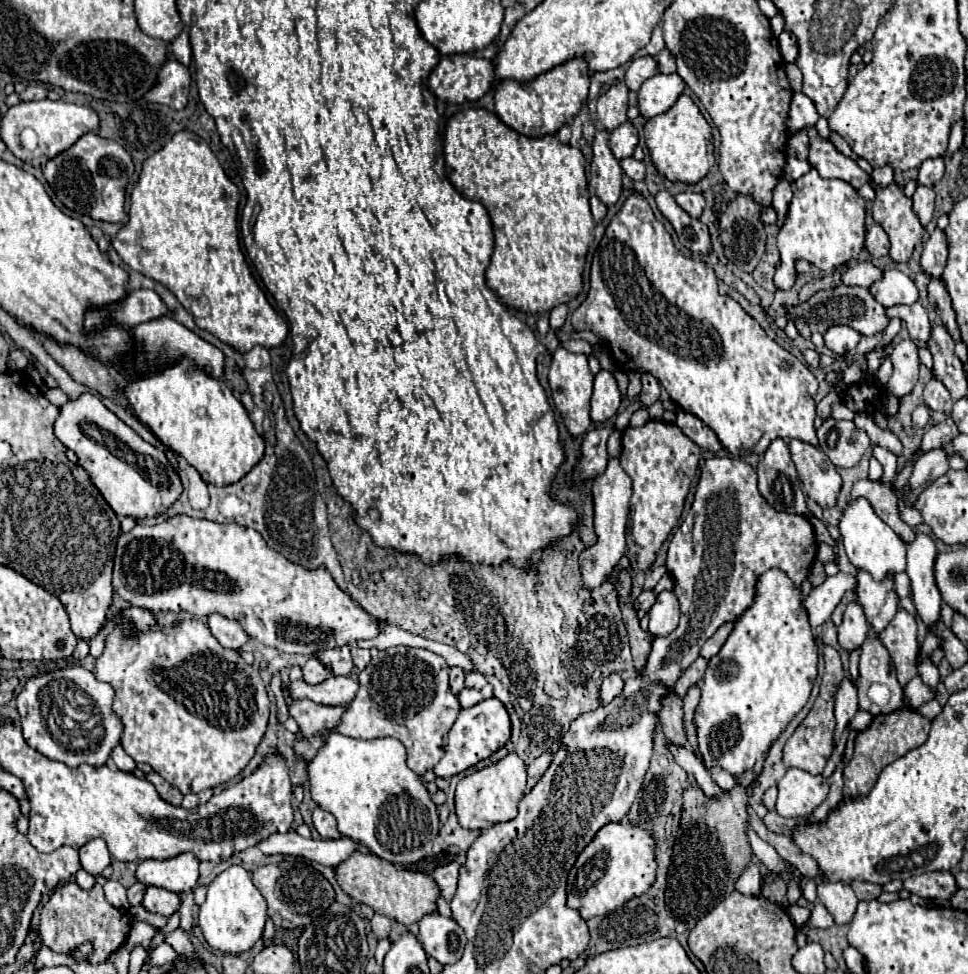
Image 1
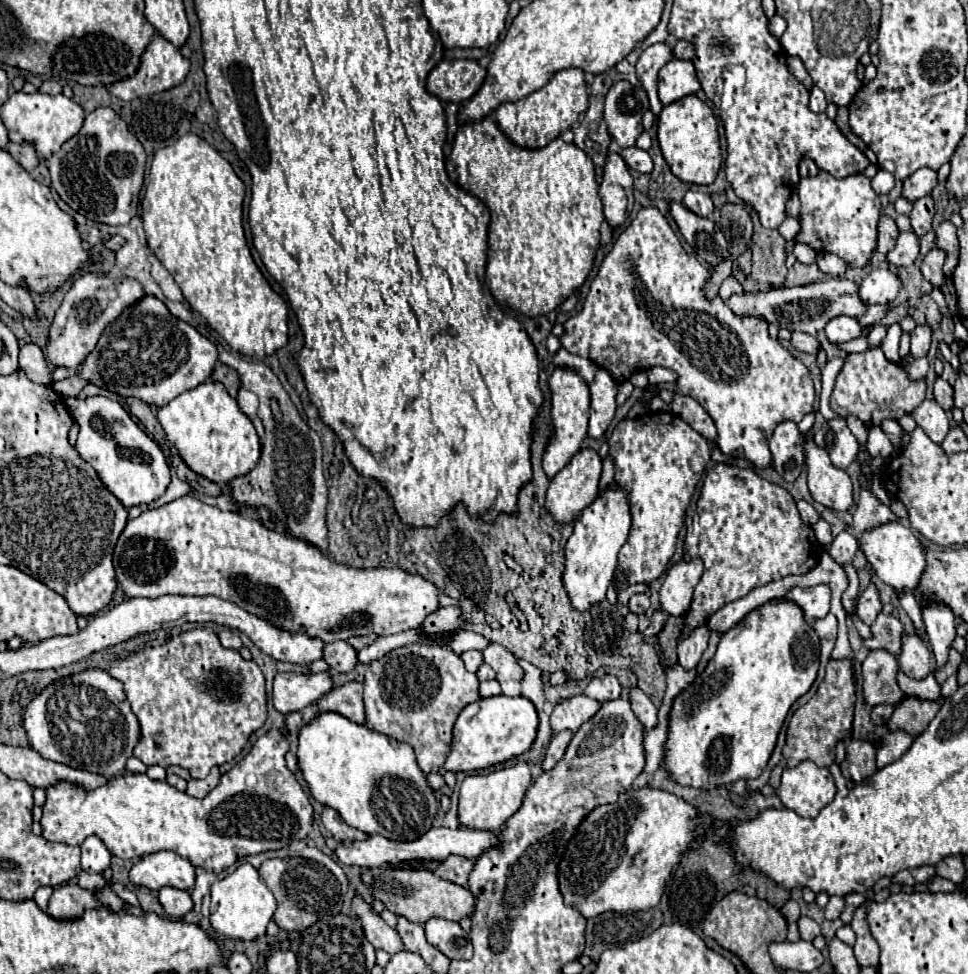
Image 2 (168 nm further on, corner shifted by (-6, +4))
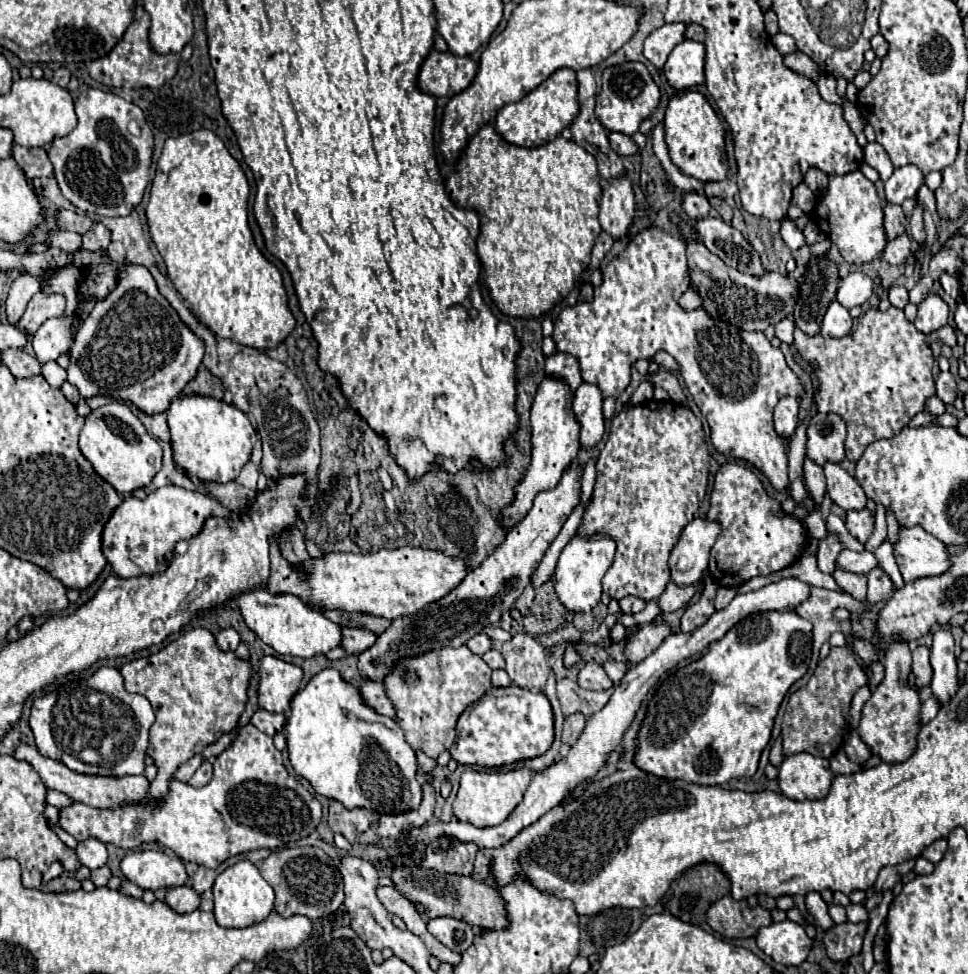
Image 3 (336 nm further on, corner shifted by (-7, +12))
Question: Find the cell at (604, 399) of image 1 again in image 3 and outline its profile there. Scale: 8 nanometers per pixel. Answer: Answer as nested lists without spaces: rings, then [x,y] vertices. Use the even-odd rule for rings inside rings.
[[[580,384],[572,396],[572,410],[580,422],[580,448],[594,448],[604,436],[602,394],[598,386]]]

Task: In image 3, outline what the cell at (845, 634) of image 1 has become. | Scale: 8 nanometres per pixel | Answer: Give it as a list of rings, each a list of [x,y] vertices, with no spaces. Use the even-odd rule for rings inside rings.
[[[882,568],[868,572],[868,602],[882,602],[894,590],[894,582]]]

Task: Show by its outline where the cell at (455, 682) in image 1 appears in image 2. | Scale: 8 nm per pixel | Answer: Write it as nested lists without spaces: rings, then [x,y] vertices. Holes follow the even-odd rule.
[[[479,650],[463,652],[463,654],[461,654],[461,660],[463,660],[465,668],[467,668],[467,670],[471,670],[471,672],[477,672],[477,668],[483,664],[483,656],[481,656],[481,652],[479,652]]]

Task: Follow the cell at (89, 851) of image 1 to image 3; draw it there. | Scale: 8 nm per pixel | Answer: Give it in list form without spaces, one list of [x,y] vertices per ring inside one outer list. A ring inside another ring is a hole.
[[[94,838],[84,840],[84,842],[78,842],[76,856],[78,856],[80,864],[86,866],[86,868],[90,868],[90,870],[102,868],[106,864],[106,858],[108,858],[106,844],[100,842],[100,840],[94,840]]]

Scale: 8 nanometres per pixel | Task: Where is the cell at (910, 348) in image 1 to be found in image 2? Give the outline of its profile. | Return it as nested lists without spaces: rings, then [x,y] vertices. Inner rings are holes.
[[[917,326],[911,332],[911,356],[923,358],[931,346],[931,330],[929,326]]]

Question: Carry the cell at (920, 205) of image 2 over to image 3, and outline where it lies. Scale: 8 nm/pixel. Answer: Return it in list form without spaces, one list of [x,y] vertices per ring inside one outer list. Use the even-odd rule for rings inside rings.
[[[916,206],[912,218],[910,218],[910,236],[918,242],[918,244],[924,244],[926,240],[926,232],[924,232],[924,224],[922,224],[922,208]]]

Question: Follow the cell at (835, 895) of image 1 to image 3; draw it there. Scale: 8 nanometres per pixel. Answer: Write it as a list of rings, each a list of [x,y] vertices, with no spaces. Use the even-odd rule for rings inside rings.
[[[850,904],[848,908],[846,908],[846,912],[848,912],[848,920],[850,922],[864,922],[864,920],[868,920],[868,912],[862,908],[862,906],[856,906],[856,904]]]

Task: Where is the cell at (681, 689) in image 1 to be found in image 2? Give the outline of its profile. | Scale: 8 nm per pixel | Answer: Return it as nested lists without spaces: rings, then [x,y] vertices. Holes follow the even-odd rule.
[[[707,626],[695,628],[691,632],[691,636],[687,640],[679,642],[679,646],[677,646],[679,666],[683,670],[693,670],[699,664],[703,652],[707,648],[707,642],[709,642],[709,630],[707,630]]]

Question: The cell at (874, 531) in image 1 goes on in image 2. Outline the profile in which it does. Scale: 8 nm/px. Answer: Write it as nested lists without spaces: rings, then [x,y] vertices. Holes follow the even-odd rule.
[[[887,522],[871,530],[865,530],[863,534],[857,532],[855,536],[857,536],[861,552],[865,554],[865,560],[885,584],[893,588],[915,588],[919,584],[921,574],[925,570],[925,558],[923,558],[919,540],[909,528],[905,528],[899,522]]]

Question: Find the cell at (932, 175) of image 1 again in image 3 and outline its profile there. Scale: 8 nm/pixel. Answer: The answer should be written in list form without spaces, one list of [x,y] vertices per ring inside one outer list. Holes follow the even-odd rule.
[[[900,166],[886,180],[886,202],[902,204],[906,198],[916,198],[918,188],[924,184],[924,174],[916,170],[916,166]]]

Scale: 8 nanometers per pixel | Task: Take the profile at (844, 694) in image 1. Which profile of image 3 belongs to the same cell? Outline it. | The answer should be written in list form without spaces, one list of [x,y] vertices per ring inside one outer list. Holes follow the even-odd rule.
[[[840,748],[832,758],[830,758],[830,768],[834,774],[854,774],[860,770],[860,766],[856,766],[854,762],[850,762],[844,754],[844,750]]]

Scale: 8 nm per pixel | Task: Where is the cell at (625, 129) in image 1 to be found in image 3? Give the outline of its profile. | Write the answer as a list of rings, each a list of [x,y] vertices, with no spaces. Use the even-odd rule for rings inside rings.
[[[624,62],[610,66],[602,72],[602,90],[596,98],[594,112],[606,130],[632,136],[634,132],[638,132],[642,120],[652,118],[658,102],[660,102],[660,90],[652,80],[648,68],[642,62]]]

